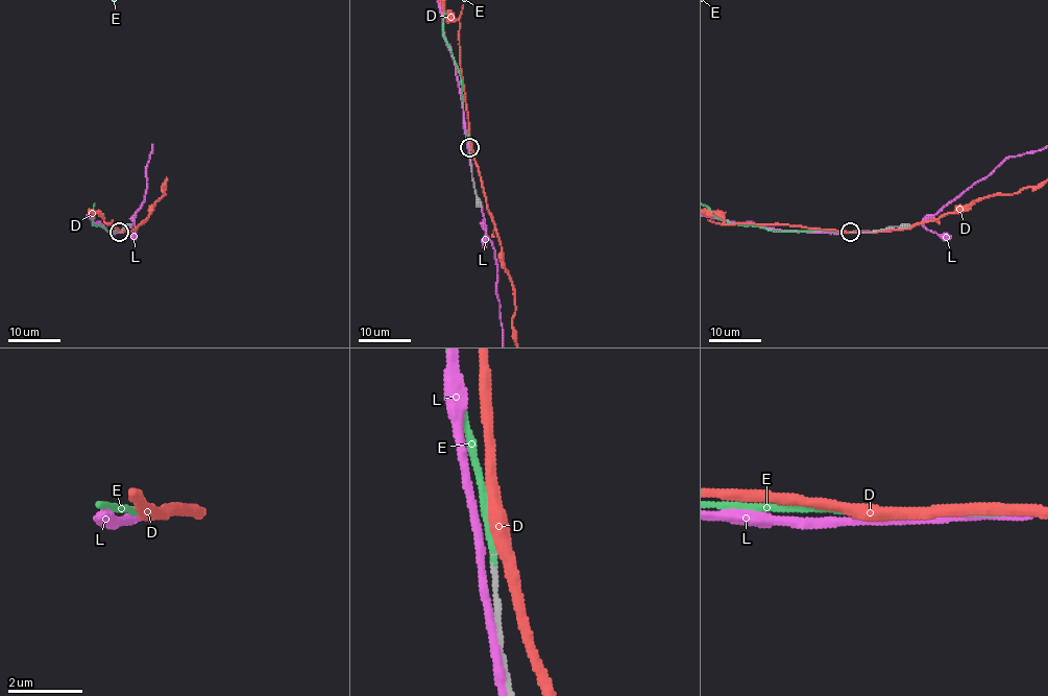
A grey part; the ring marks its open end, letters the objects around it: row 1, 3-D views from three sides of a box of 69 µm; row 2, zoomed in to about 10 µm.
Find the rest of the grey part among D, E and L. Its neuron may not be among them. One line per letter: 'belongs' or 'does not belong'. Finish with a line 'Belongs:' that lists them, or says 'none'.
D: does not belong
E: belongs
L: does not belong
Belongs: E

